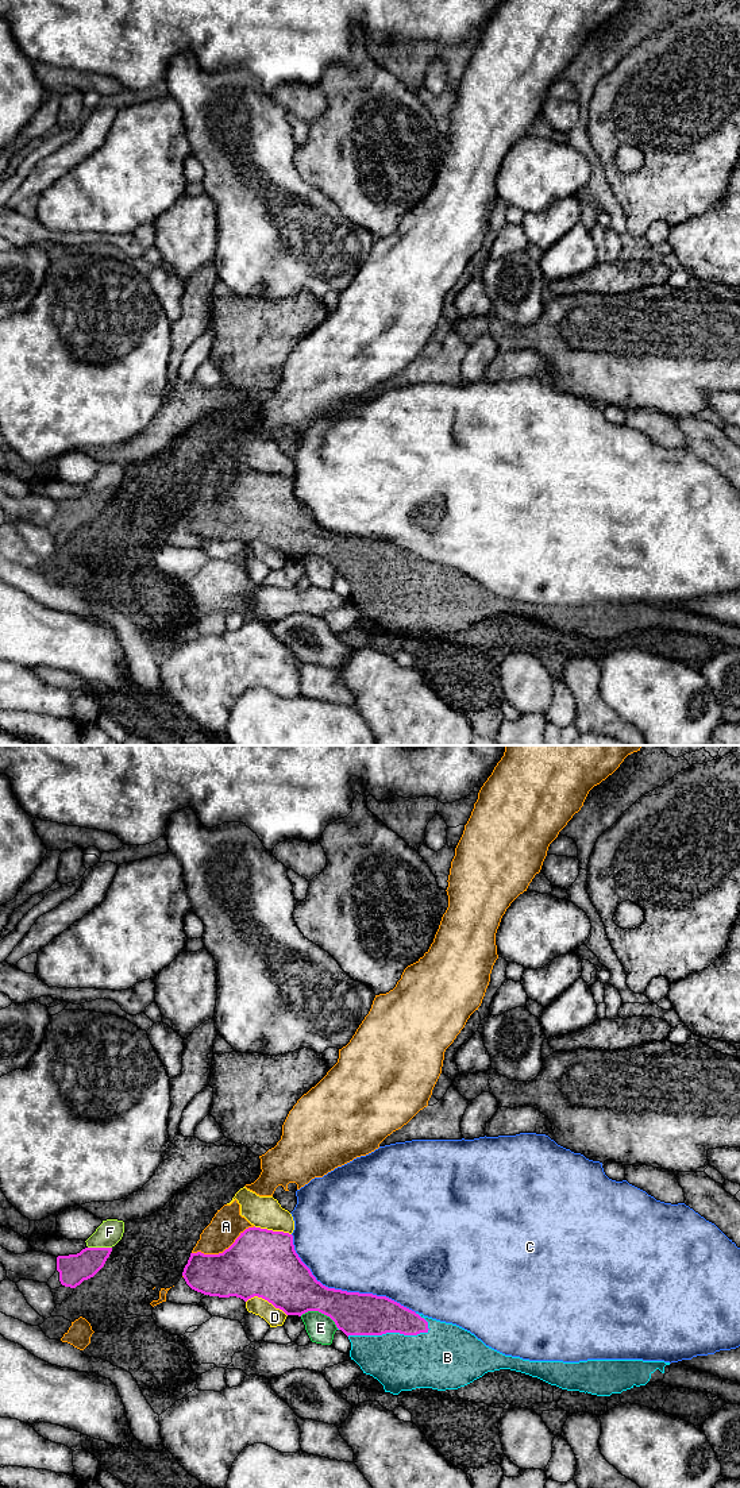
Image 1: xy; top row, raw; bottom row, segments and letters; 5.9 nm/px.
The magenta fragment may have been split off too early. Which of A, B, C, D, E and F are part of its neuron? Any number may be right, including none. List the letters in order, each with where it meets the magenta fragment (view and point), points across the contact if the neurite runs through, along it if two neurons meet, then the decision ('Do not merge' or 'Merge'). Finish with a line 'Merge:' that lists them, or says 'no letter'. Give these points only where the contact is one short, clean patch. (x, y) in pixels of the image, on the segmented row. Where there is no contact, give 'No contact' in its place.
A: Touches magenta at xy (224, 1251). Do not merge
B: Touches magenta at xy (388, 1332). Merge
C: Touches magenta at xy (343, 1291). Do not merge
D: Touches magenta at xy (266, 1299). Do not merge
E: Touches magenta at xy (320, 1311). Do not merge
F: Touches magenta at xy (100, 1248). Do not merge
Merge: B

